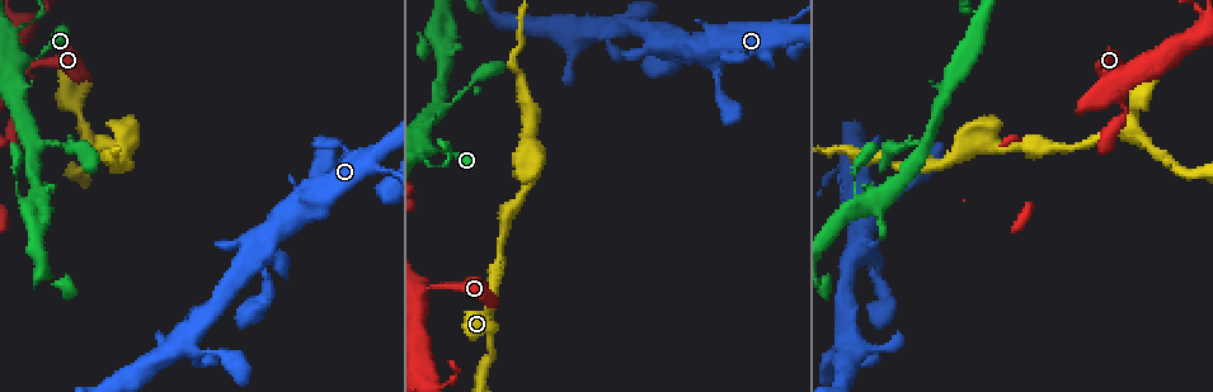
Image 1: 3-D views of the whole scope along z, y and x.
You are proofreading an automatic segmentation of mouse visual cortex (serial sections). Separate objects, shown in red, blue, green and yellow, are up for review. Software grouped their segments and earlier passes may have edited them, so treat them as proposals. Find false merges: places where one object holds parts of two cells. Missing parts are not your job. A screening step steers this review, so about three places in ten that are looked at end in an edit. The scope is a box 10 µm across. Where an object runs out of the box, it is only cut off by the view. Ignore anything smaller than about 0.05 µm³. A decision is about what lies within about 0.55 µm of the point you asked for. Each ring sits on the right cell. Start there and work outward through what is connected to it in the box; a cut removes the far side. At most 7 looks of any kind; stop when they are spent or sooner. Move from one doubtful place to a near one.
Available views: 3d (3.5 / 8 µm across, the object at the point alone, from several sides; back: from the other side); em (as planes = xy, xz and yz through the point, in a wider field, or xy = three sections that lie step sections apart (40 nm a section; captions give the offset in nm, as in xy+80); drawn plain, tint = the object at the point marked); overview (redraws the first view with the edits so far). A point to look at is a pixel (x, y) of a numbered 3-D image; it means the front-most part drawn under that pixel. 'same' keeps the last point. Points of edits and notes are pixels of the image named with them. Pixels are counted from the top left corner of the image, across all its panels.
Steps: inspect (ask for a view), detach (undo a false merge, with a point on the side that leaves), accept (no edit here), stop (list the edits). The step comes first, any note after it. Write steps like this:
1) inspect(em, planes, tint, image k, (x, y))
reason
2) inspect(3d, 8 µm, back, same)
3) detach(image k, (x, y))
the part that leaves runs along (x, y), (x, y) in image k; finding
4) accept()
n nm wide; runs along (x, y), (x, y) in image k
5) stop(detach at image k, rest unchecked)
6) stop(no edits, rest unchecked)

inspect(3d, 3.5 µm, image 1, (25, 71))
two arms at a narrow angle

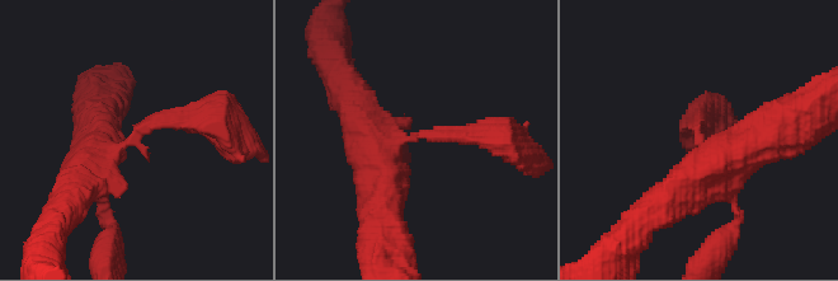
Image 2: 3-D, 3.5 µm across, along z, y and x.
inspect(em, planes, tint, image 2, (698, 139))
4 arms; arms of 200, 300, 500, 500 nm; need the tissue

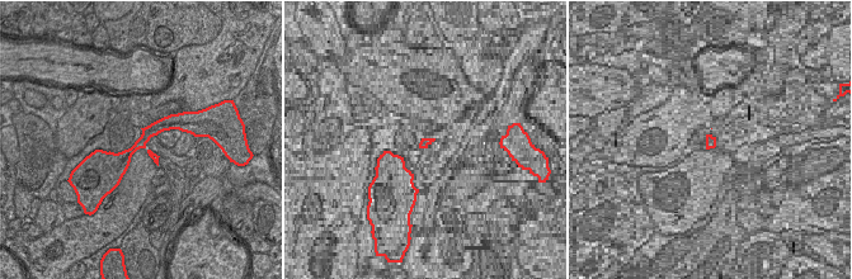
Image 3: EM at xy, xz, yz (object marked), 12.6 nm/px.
accept()
runs along (495, 134), (406, 137), (379, 157), (379, 193) in image 2; all the same cell

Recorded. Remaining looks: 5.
inspect(3d, 8 µm, image 1, (79, 121))
calibre changes

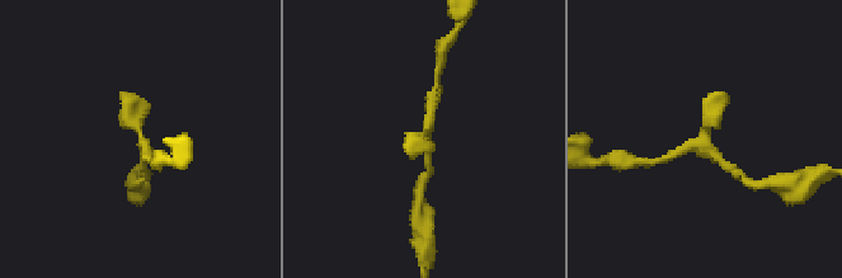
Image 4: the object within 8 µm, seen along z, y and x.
inspect(3d, 3.5 µm, same)
zoom in

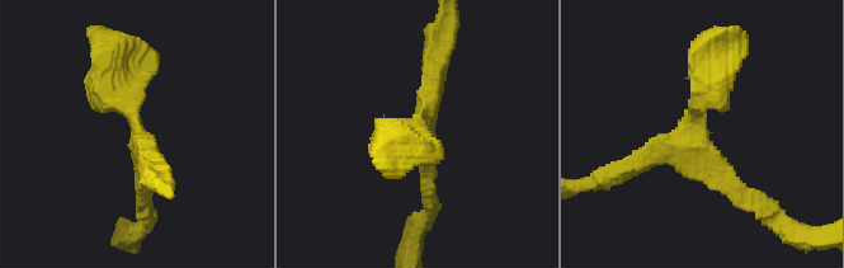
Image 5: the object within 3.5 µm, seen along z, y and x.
inspect(em, xy, step 5, tint, image 5, (419, 122))
3 arms; arms of 200, 250, 450 nm

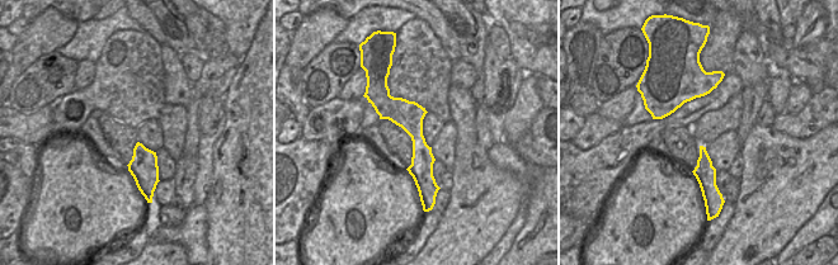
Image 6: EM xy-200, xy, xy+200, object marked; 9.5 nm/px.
accept()
continuous, no second cell

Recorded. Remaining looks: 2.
inspect(3d, 3.5 µm, image 1, (991, 146))
branch point

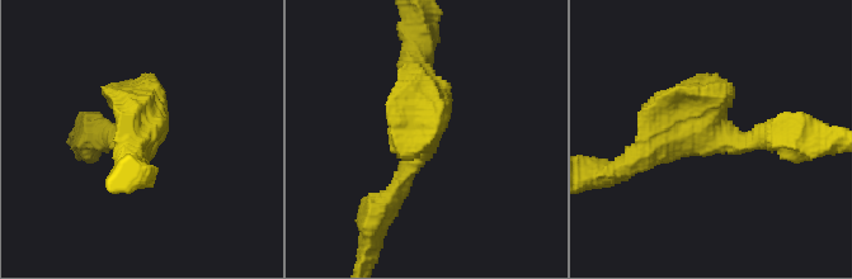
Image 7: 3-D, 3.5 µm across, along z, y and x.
inspect(em, xy, step 2, tint, image 7, (710, 132))
shape alone is not enough

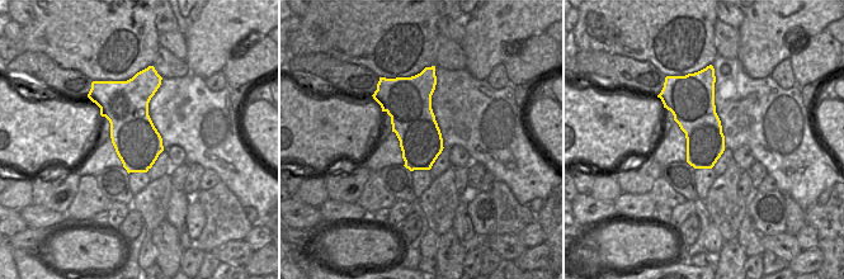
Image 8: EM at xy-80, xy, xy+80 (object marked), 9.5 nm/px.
accept()
runs along (385, 202), (423, 143), (415, 58) in image 7; continuous, no second cell

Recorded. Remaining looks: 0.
stop(no edits, rest unchecked)

